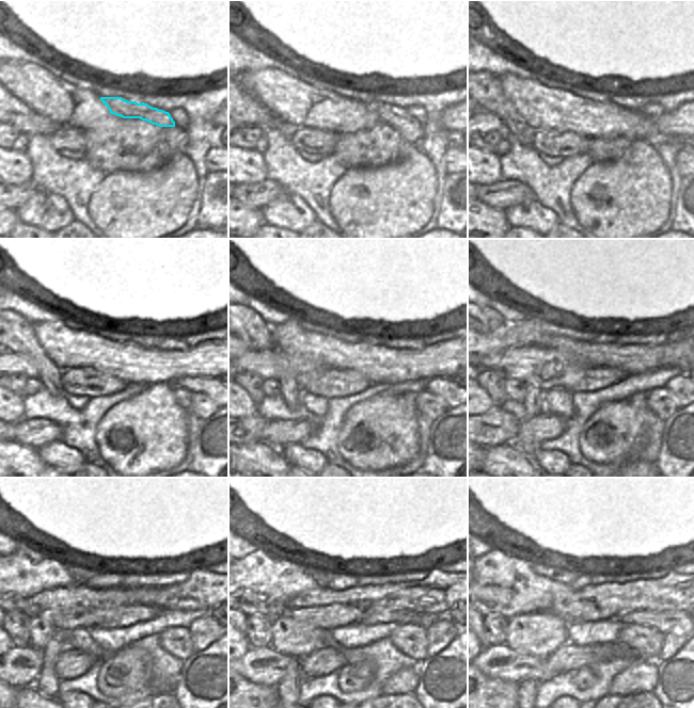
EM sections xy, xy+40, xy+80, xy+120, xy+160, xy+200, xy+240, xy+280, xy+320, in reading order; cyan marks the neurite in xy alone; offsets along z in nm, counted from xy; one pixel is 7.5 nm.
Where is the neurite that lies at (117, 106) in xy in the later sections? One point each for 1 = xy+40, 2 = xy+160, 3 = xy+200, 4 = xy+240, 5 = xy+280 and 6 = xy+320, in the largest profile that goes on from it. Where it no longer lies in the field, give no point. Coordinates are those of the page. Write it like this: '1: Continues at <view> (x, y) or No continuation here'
1: Continues at xy+40 (412, 131)
2: Continues at xy+160 (445, 388)
3: Continues at xy+200 (682, 387)
4: Continues at xy+240 (204, 630)
5: Continues at xy+280 (441, 632)
6: Continues at xy+320 (673, 642).

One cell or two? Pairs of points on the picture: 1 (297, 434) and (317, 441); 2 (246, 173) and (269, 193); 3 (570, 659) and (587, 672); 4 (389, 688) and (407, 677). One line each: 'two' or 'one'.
1: two
2: two
3: two
4: one

